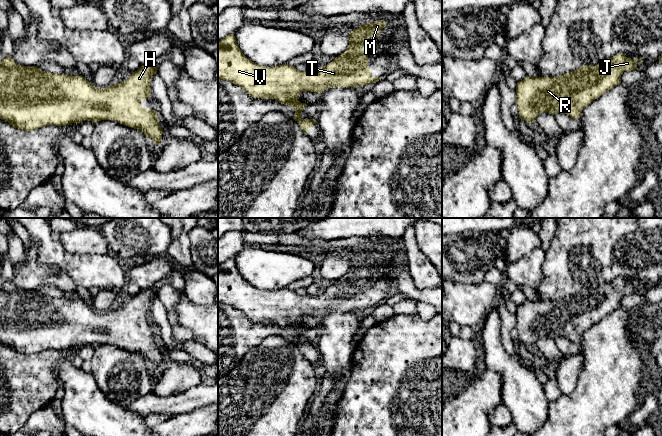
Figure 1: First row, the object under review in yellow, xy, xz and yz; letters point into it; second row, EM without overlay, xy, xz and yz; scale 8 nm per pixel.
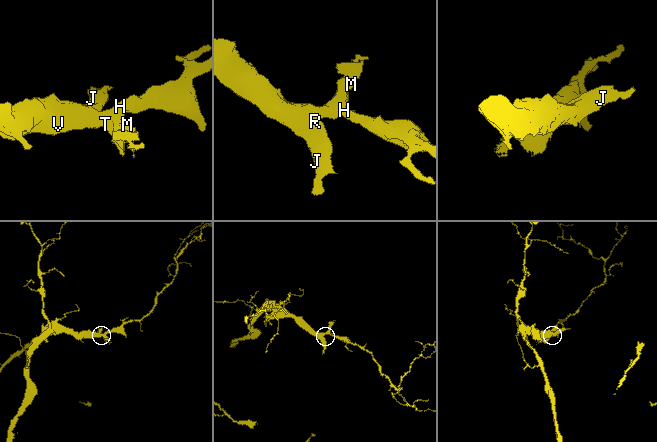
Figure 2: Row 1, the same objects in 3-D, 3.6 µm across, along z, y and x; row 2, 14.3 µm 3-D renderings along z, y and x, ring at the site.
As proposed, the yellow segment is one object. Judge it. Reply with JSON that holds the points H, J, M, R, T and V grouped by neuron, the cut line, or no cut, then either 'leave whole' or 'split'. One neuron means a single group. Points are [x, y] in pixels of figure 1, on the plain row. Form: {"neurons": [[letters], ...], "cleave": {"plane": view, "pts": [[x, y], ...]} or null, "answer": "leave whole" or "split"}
{"neurons": [["H", "J", "M", "R", "T", "V"]], "cleave": null, "answer": "leave whole"}

